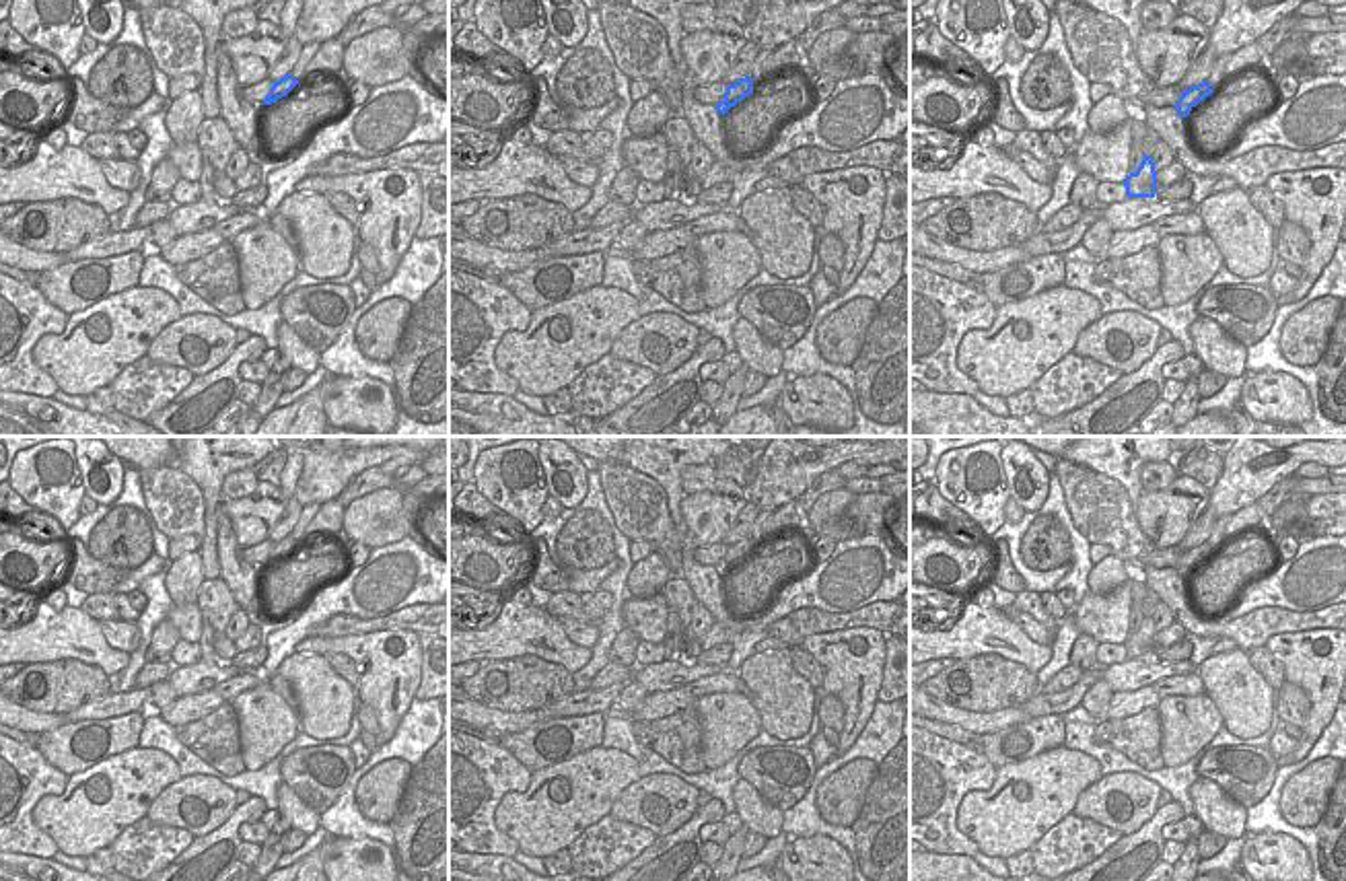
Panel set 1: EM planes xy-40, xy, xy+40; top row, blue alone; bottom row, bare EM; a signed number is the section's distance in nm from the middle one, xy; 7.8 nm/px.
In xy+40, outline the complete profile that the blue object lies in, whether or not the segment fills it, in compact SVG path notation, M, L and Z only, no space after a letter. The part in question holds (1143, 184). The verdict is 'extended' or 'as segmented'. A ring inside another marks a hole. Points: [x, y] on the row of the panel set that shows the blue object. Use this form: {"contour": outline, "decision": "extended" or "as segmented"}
{"contour": "M1144 156L1140 167L1124 181L1128 198L1155 198L1157 171L1153 156Z", "decision": "as segmented"}

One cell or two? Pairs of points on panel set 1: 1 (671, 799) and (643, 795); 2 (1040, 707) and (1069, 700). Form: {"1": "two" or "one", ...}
{"1": "one", "2": "one"}

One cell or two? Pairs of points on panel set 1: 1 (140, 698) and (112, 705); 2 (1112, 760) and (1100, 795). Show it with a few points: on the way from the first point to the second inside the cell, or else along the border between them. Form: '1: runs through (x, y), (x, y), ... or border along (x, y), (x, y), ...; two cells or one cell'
1: runs through (134, 700), (118, 705); one cell
2: border along (1102, 774), (1139, 772), (1155, 783); two cells

